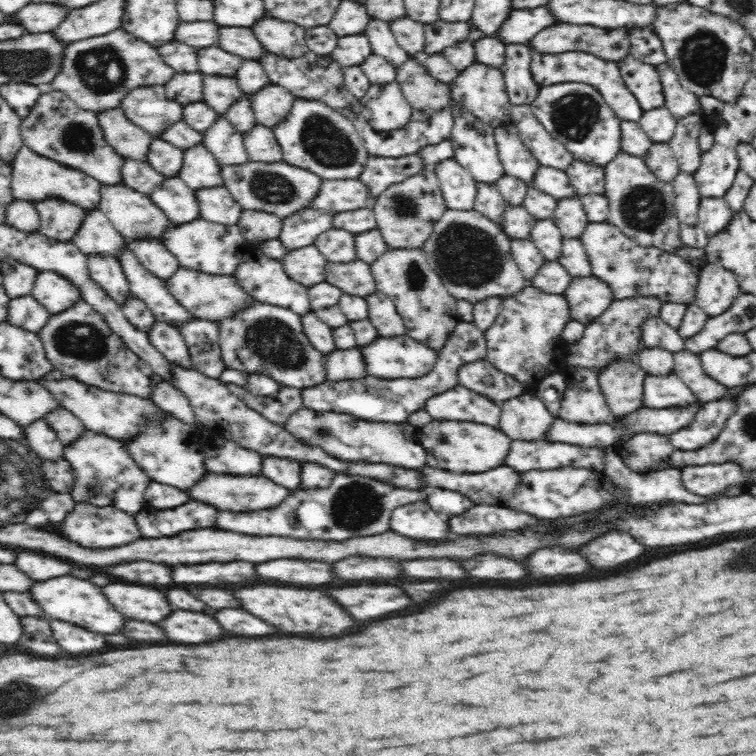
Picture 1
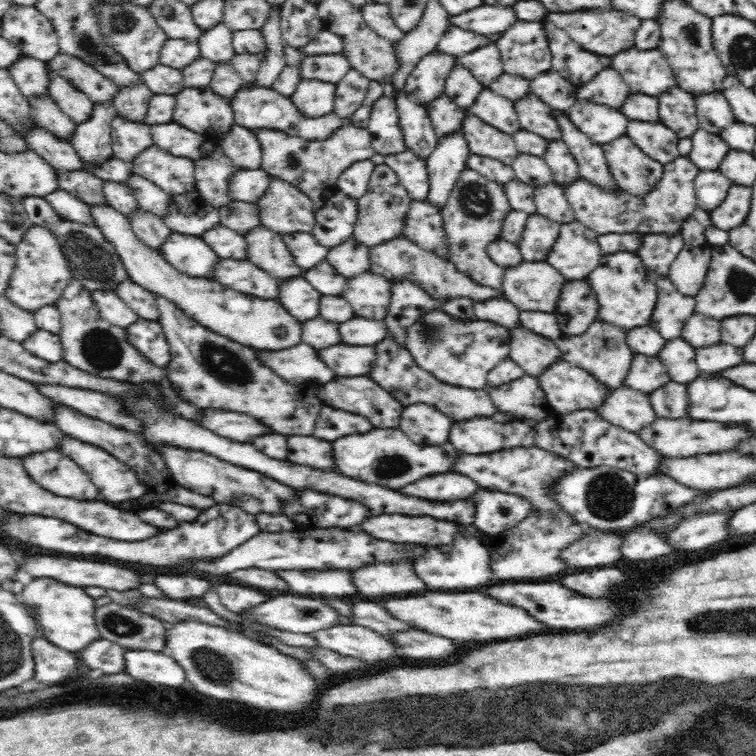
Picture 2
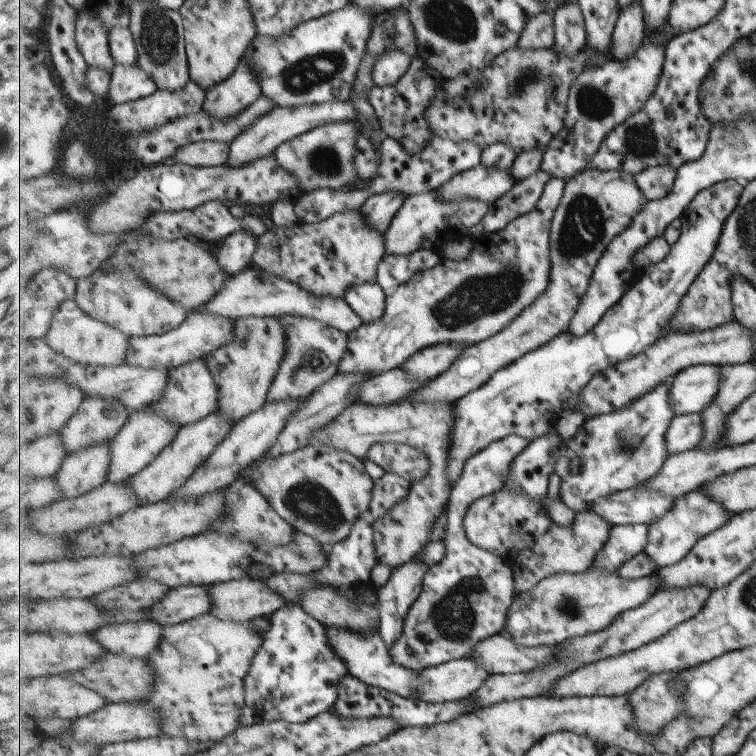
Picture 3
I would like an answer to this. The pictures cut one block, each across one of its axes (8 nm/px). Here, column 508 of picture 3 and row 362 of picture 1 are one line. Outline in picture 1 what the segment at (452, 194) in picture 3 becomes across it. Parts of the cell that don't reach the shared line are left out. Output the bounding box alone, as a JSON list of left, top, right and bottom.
[148,322,192,370]

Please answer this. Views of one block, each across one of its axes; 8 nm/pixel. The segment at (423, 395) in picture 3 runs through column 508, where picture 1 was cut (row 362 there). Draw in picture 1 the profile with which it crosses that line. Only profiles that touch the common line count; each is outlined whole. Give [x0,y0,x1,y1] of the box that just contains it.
[326,348,368,381]

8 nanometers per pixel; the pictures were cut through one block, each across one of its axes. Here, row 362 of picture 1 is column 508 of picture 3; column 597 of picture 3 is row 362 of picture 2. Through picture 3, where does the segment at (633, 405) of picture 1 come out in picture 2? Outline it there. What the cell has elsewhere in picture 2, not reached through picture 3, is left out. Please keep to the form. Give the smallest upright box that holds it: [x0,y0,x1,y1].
[554,318,635,389]

